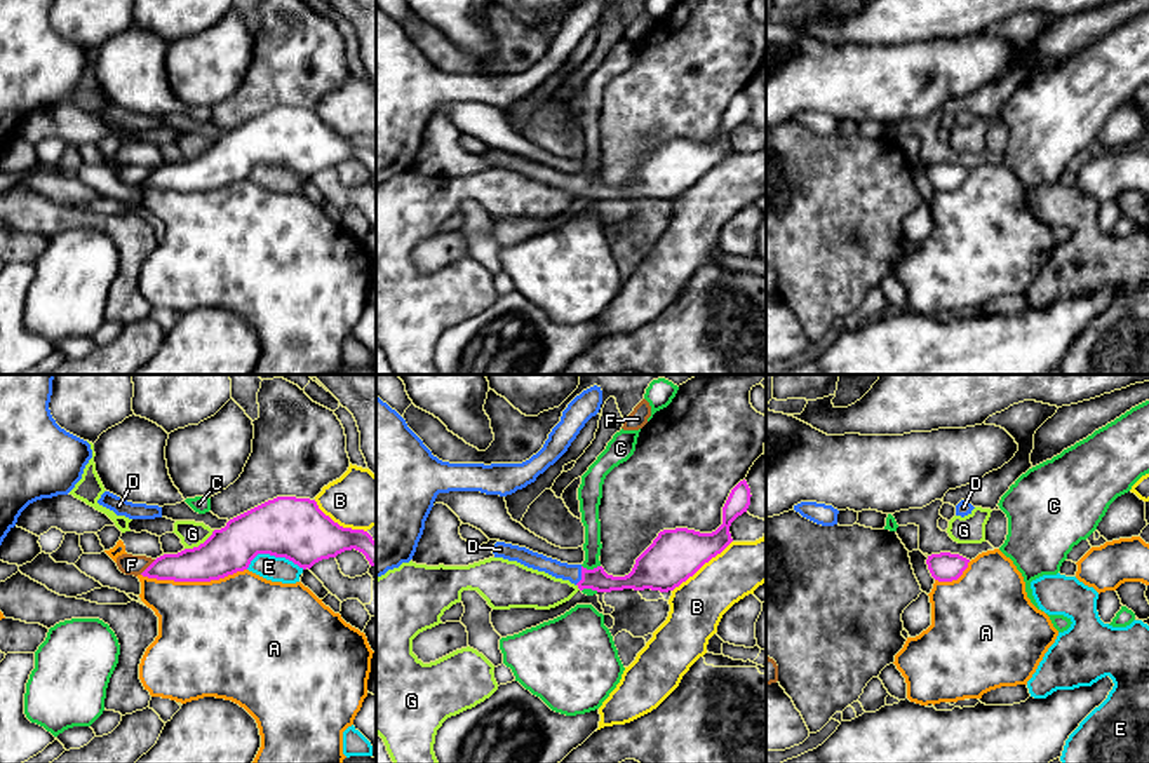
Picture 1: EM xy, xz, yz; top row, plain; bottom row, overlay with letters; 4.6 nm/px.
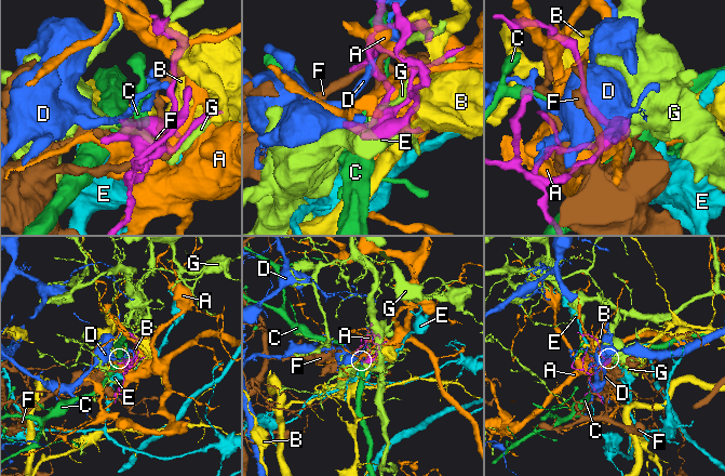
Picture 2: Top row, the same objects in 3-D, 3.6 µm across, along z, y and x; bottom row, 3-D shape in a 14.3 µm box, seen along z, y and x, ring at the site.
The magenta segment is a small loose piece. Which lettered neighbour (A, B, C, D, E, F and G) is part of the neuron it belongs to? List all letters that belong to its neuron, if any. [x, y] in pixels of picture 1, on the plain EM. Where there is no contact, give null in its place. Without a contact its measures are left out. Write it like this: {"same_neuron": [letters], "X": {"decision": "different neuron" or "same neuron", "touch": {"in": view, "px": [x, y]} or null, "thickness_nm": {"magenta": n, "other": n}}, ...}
{"same_neuron": ["D"], "A": {"decision": "different neuron", "touch": {"in": "xy", "px": [194, 190]}, "thickness_nm": {"magenta": 220, "other": 460}}, "B": {"decision": "different neuron", "touch": {"in": "xz", "px": [702, 175]}, "thickness_nm": {"magenta": 240, "other": 260}}, "C": {"decision": "different neuron", "touch": {"in": "xz", "px": [591, 180]}, "thickness_nm": {"magenta": 130, "other": 90}}, "D": {"decision": "same neuron", "touch": {"in": "xz", "px": [582, 185]}, "thickness_nm": {"magenta": 100, "other": 80}}, "E": {"decision": "different neuron", "touch": {"in": "xy", "px": [274, 164]}, "thickness_nm": {"magenta": 280, "other": 110}}, "F": {"decision": "different neuron", "touch": {"in": "xy", "px": [148, 176]}, "thickness_nm": {"magenta": 170, "other": 100}}, "G": {"decision": "different neuron", "touch": {"in": "xy", "px": [201, 154]}, "thickness_nm": {"magenta": 220, "other": 120}}}

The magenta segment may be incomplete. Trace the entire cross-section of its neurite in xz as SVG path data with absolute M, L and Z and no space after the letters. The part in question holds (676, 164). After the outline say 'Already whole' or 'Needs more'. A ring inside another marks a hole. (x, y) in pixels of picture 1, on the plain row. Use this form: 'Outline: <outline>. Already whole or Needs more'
Outline: M740 91L722 117L722 134L712 143L700 143L688 138L663 139L653 153L635 169L632 181L625 186L613 186L602 176L587 179L581 174L568 174L526 157L496 152L494 167L517 171L527 178L545 181L555 188L569 190L580 200L660 200L669 202L693 186L705 172L721 164L731 152L731 132L747 122L750 98Z. Needs more

